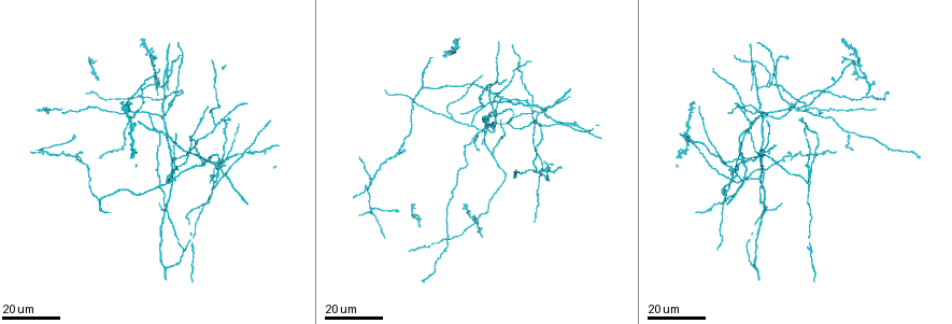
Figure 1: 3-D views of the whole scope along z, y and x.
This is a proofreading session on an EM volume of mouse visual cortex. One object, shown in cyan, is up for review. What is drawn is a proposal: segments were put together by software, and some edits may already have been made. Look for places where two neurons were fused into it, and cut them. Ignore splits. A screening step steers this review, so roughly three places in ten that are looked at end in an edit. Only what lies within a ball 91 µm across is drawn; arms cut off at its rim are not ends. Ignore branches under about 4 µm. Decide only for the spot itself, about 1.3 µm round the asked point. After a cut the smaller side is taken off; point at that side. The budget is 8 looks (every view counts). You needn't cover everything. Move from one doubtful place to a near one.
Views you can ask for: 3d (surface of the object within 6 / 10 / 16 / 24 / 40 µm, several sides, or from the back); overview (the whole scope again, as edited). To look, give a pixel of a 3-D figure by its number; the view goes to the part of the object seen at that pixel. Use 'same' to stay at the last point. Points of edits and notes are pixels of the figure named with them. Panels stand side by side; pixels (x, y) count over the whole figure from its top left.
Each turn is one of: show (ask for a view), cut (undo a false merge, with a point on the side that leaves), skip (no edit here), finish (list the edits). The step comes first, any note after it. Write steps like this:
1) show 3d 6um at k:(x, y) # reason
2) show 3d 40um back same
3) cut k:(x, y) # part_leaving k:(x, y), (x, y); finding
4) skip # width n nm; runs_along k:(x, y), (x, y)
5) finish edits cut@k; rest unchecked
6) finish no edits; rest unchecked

show 3d 16um at 1:(750, 124) # arms part here

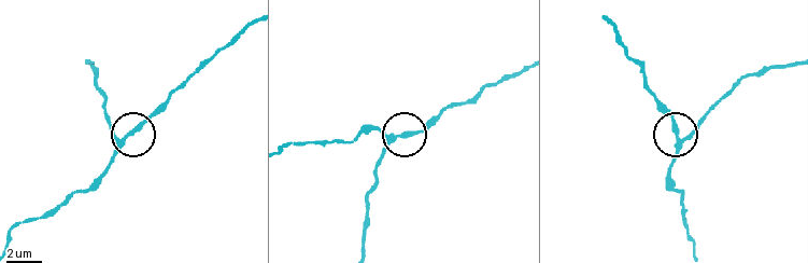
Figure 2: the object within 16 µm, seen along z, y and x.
show 3d 10um at 2:(122, 142)

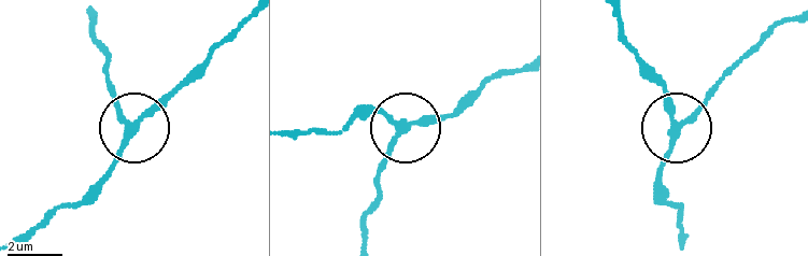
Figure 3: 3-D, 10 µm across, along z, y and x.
skip # side_arm 28 um; runs_along 3:(680, 244), (680, 207), (662, 176), (678, 128), (666, 82); all the same neuron

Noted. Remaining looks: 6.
show 3d 24um at 1:(730, 168) # small branch off a trunk

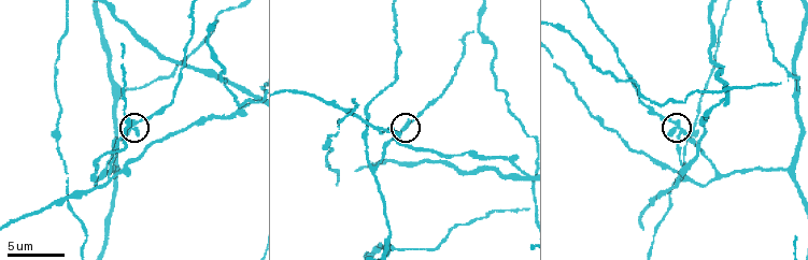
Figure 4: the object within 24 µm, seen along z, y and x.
show 3d 10um at 4:(680, 130) # closer look

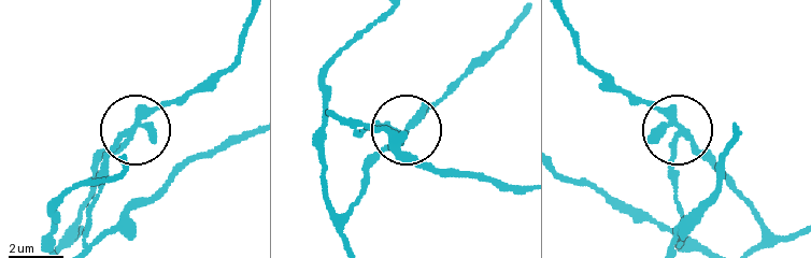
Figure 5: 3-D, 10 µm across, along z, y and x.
cut 5:(108, 163) # arms 4; part_leaving 5:(124, 133), (108, 158), (85, 242); a second neuron is stuck on

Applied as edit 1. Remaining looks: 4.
show overview # see it whole again

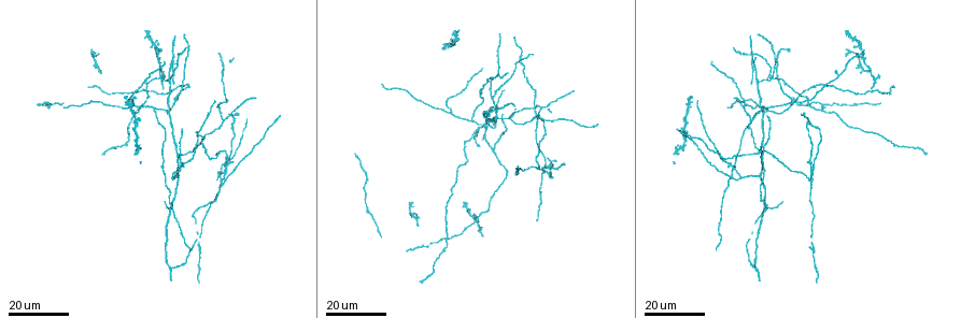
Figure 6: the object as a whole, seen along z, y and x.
show 3d 24um at 1:(762, 209) # three-way junction

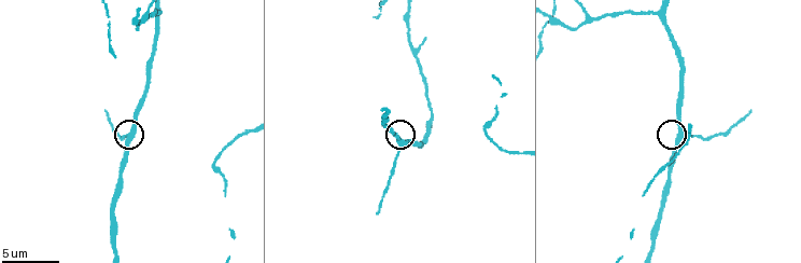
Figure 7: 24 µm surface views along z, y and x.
show 3d 6um at 7:(129, 136) # zoom in

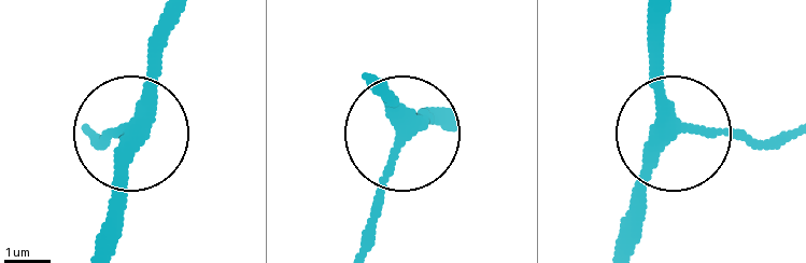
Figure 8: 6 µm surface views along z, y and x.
skip # runs_along 8:(664, 18), (668, 123), (776, 146); continuous, no second neuron

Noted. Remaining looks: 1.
finish edits cut@5; rest unchecked

